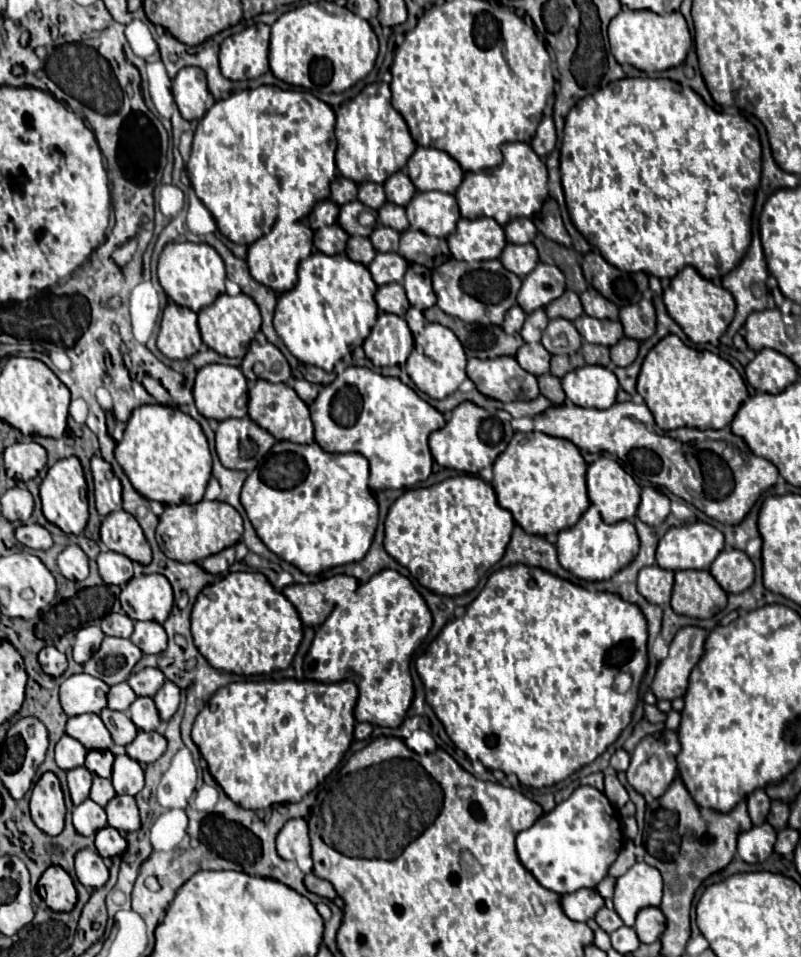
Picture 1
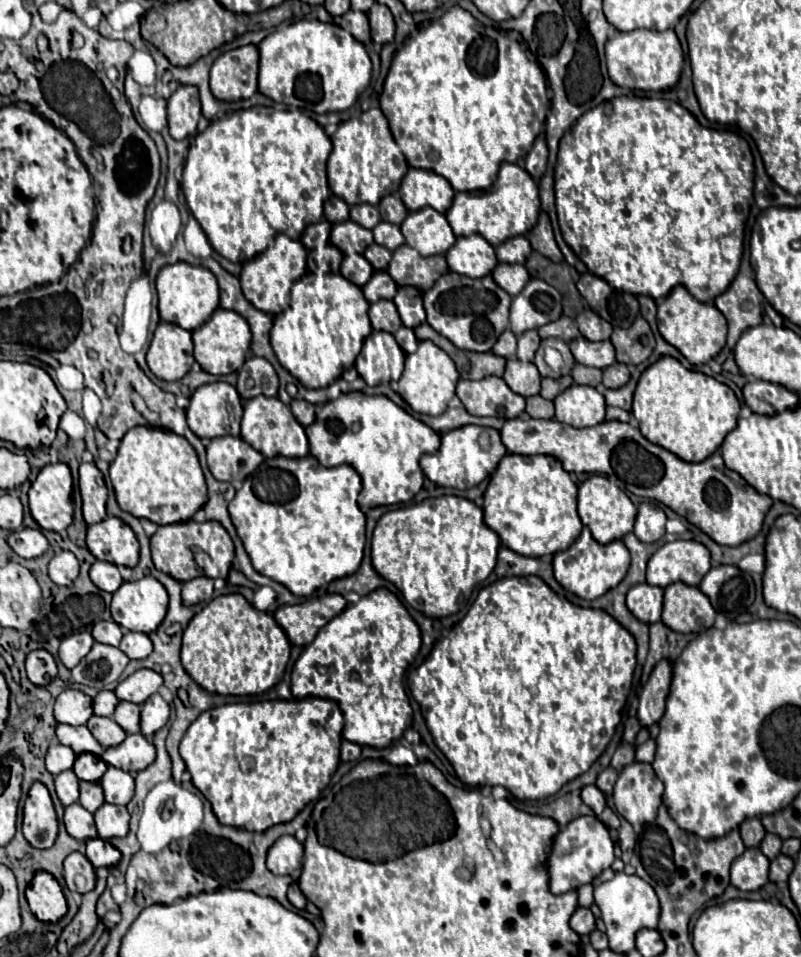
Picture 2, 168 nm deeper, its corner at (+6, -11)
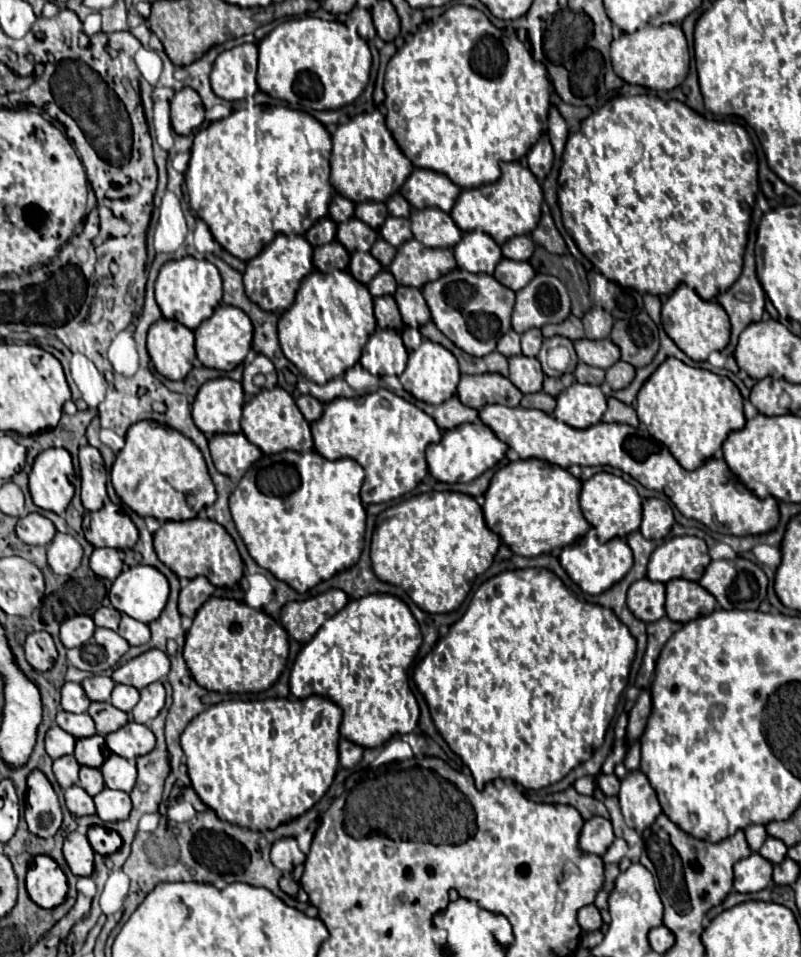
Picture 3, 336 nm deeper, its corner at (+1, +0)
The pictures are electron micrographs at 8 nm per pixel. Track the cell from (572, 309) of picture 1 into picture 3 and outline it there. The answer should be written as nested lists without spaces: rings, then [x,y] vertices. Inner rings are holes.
[[[569,316],[565,322],[561,324],[549,324],[543,328],[543,336],[551,338],[551,336],[565,336],[571,342],[583,338],[583,324],[577,316]]]

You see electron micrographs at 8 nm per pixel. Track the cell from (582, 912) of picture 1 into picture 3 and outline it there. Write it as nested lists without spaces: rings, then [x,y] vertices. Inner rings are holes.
[[[593,904],[579,910],[579,926],[581,926],[581,930],[585,930],[585,932],[599,930],[599,928],[603,926],[601,914],[599,914],[599,910],[597,910]]]

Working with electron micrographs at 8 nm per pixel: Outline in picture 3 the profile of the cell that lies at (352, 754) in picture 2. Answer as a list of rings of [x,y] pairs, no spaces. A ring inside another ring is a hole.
[[[341,740],[339,742],[339,764],[343,768],[353,768],[355,764],[359,764],[361,756],[363,756],[363,748],[361,746],[357,746],[357,744],[349,742],[349,740]]]

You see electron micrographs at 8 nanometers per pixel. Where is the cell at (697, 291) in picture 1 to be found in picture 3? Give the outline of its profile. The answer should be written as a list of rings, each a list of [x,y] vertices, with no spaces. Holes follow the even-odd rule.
[[[681,284],[673,294],[669,294],[669,298],[663,304],[663,330],[667,332],[667,336],[695,362],[703,362],[707,360],[707,356],[713,350],[723,350],[729,344],[729,316],[727,312],[715,304],[715,302],[707,302],[701,300],[697,296],[697,292],[685,284]]]

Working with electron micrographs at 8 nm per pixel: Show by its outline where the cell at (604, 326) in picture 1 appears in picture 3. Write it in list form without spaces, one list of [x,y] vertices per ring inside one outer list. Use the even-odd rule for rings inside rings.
[[[575,340],[575,352],[581,362],[597,368],[611,368],[615,362],[619,362],[619,348],[611,340]]]

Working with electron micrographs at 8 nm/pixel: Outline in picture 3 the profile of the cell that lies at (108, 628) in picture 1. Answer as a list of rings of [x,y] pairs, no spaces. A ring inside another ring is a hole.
[[[99,608],[99,610],[93,614],[93,622],[95,622],[97,626],[111,628],[111,630],[117,630],[119,620],[121,620],[121,614],[119,614],[115,608]]]

